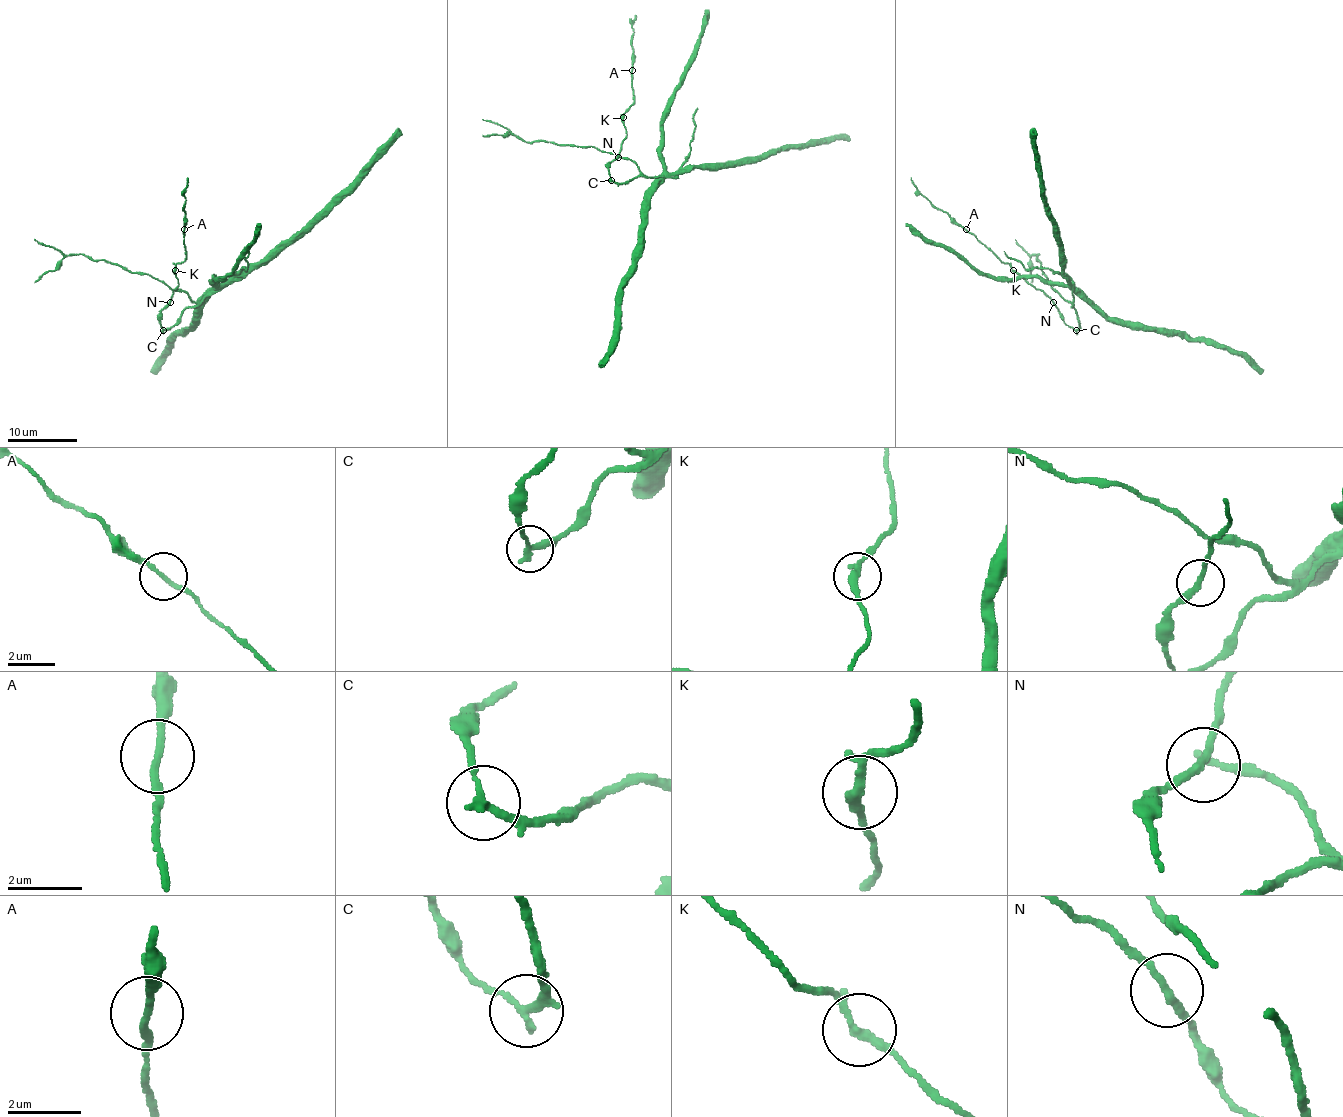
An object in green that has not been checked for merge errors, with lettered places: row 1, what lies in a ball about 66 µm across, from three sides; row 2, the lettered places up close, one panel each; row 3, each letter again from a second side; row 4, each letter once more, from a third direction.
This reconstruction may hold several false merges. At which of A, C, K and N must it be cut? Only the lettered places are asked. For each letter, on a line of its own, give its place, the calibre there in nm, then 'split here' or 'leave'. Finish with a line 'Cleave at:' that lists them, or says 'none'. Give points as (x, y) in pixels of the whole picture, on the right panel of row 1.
A: at (966, 229); 180 nm thick; leave
C: at (1076, 330); 220 nm thick; split here
K: at (1013, 270); 200 nm thick; leave
N: at (1053, 302); 200 nm thick; leave
Cleave at: C

